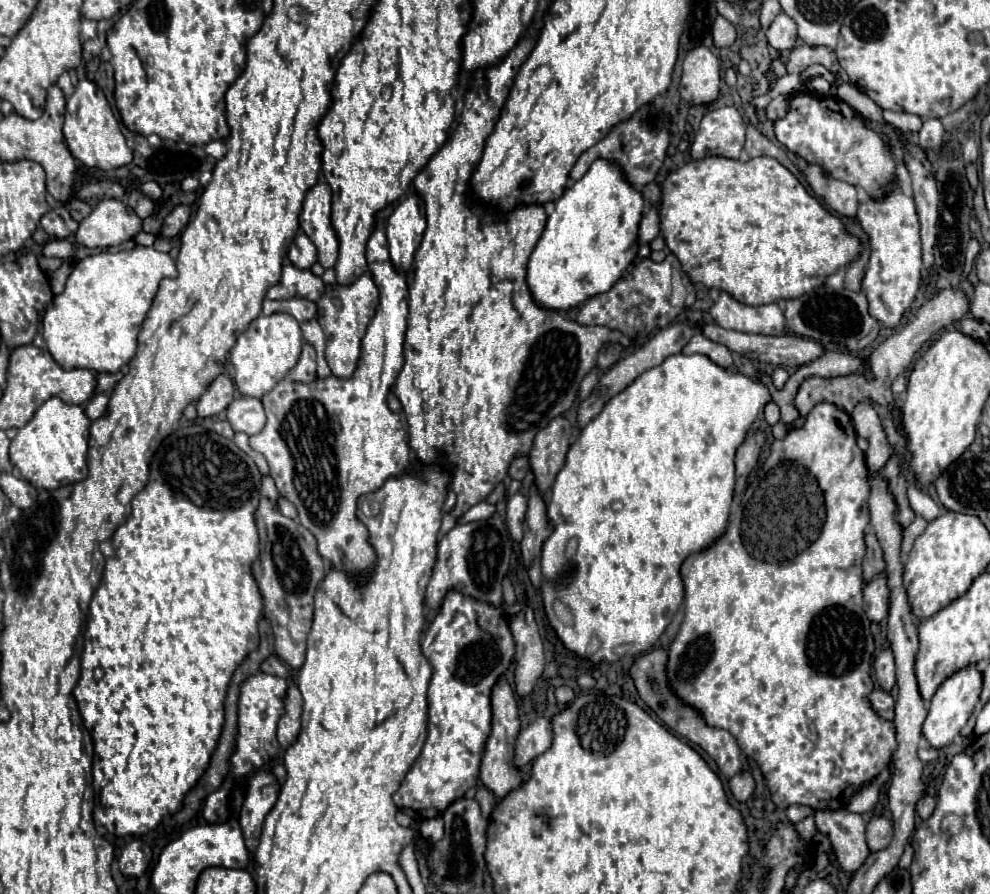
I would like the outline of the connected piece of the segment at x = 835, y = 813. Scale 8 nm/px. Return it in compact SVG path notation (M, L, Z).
M819 810L815 812L815 826L827 834L837 860L845 872L855 872L869 856L865 842L865 818L847 810Z

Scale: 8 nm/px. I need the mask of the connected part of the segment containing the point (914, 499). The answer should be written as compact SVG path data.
M909 488L909 502L911 502L911 508L921 516L925 518L927 522L935 520L939 514L941 514L941 506L927 494L927 492L921 492L917 488Z

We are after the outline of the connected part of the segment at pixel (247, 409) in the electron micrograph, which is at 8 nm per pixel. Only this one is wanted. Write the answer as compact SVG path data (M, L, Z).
M241 396L235 398L227 408L227 420L235 432L245 432L253 436L265 426L265 412L259 398Z

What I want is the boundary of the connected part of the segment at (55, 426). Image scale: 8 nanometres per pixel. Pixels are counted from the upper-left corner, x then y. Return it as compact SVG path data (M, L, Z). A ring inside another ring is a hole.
M53 396L49 398L45 404L41 404L41 408L33 414L33 418L17 430L17 436L11 440L11 450L9 450L9 458L13 462L13 466L17 466L23 474L23 478L27 482L31 482L37 488L59 488L65 484L73 484L73 482L81 482L87 478L87 440L89 440L89 426L91 420L87 418L85 410L81 406L75 404L65 404L61 398Z

